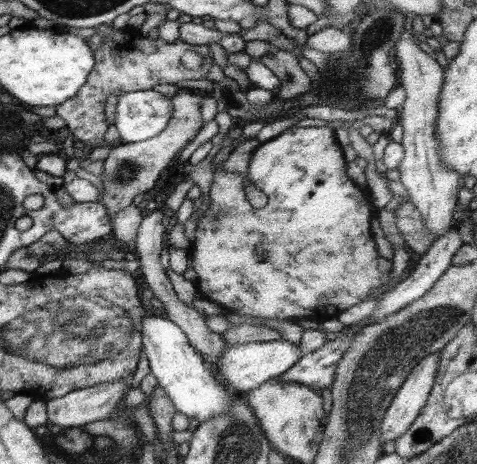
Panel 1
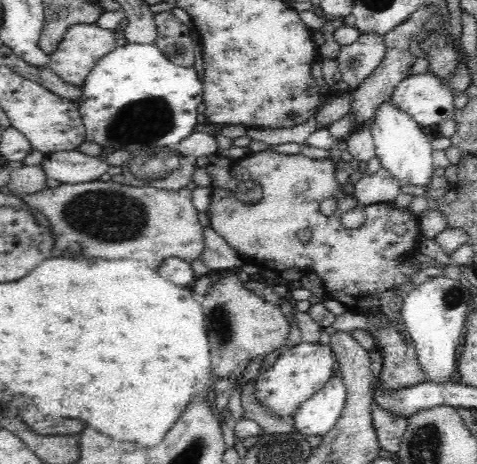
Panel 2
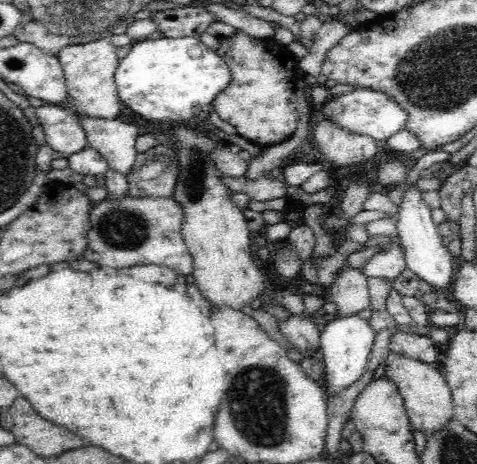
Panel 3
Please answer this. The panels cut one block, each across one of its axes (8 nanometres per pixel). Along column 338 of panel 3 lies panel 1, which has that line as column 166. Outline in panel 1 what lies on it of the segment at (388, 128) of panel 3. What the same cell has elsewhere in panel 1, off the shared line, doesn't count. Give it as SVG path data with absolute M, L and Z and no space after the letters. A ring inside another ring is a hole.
M135 90L117 96L115 108L115 128L119 132L119 144L137 144L149 138L157 138L167 126L169 118L173 118L173 102L171 98L155 92L155 90Z

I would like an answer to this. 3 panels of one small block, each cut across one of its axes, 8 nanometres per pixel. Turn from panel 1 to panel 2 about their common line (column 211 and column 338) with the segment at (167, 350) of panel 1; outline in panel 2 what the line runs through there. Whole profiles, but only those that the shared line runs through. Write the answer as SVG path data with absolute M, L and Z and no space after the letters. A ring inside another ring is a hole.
M340 372L330 378L330 382L312 398L300 404L294 414L294 430L304 436L324 436L334 430L336 422L346 408L346 384L342 382Z

